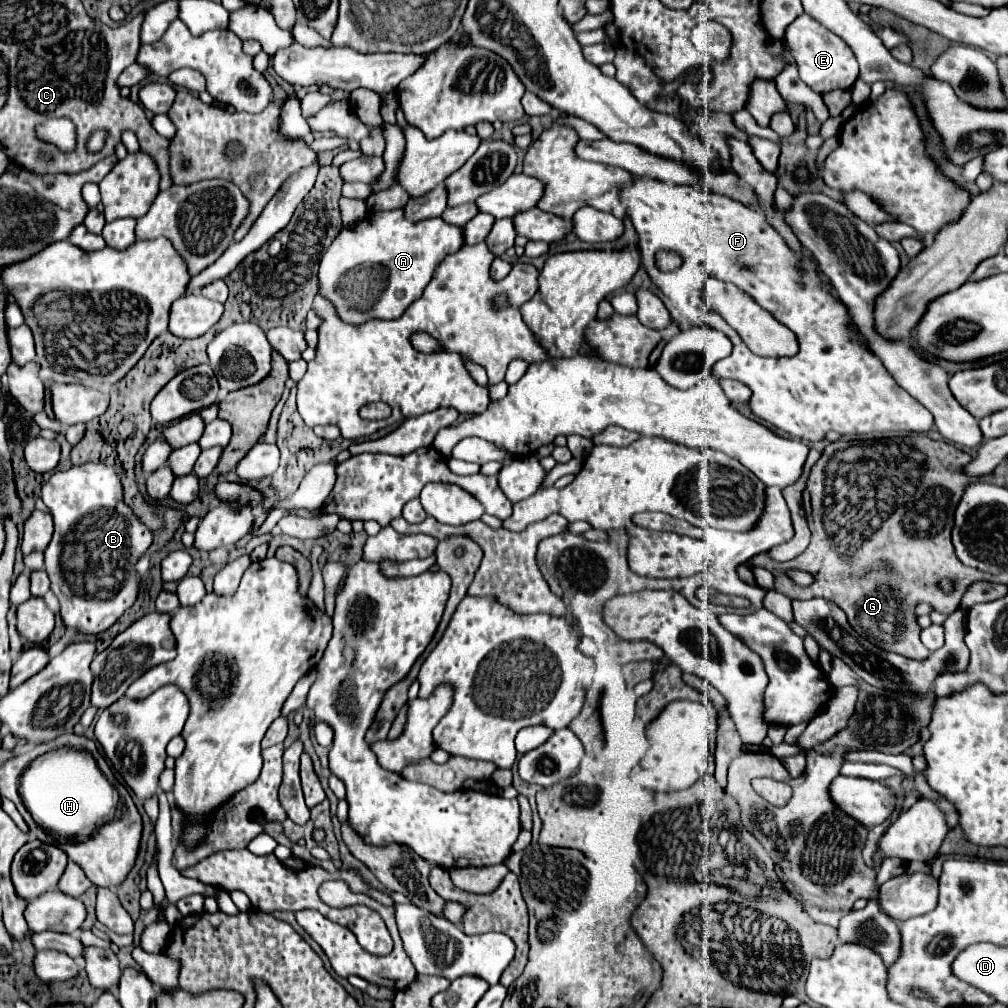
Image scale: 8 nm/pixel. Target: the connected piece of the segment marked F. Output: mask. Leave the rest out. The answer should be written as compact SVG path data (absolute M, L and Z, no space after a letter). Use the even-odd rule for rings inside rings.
M633 176L631 184L621 188L619 194L627 216L631 218L637 234L639 234L639 246L643 256L643 268L649 274L651 282L677 306L677 310L687 316L693 324L707 324L711 328L717 328L725 332L733 342L733 352L729 358L719 360L713 366L713 376L717 380L731 378L747 384L753 390L751 398L751 412L755 418L765 420L781 430L785 430L791 436L797 436L801 440L817 442L827 432L835 430L843 436L847 434L871 434L871 432L913 432L923 434L933 428L933 416L923 408L915 398L911 398L883 368L883 362L867 352L849 332L847 332L847 310L839 300L829 296L813 270L813 264L805 256L793 254L785 240L765 222L761 212L749 210L745 204L735 202L721 194L709 194L703 186L681 186L681 184L669 184L655 178L645 176ZM657 250L677 250L683 256L683 266L673 272L659 272L655 268L655 252ZM767 254L771 256L771 272L769 279L767 270L759 270L759 256ZM741 266L747 266L743 270ZM705 276L715 276L723 282L733 282L739 288L743 288L747 294L755 298L757 304L761 304L765 310L769 310L779 322L783 322L799 340L799 352L791 358L763 358L753 354L747 344L739 338L739 334L723 320L721 314L717 314L713 308L705 304L703 298L703 282Z

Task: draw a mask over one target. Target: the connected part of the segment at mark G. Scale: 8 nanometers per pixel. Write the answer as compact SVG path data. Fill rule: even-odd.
M895 436L881 440L855 440L845 442L837 440L825 446L819 462L813 466L807 488L803 490L803 508L809 522L811 544L797 558L779 564L771 560L767 554L755 556L751 562L755 566L767 568L775 576L775 592L789 596L791 600L811 600L811 598L829 598L833 600L849 618L849 624L855 632L861 632L875 646L881 646L889 652L903 654L907 658L923 660L929 656L929 650L921 644L915 618L915 604L927 602L933 610L949 616L959 608L961 596L973 582L991 580L993 576L979 572L975 568L967 568L955 556L951 544L951 528L953 528L953 512L963 496L963 488L975 478L967 478L961 474L961 468L971 460L959 446L949 442L935 442L927 436ZM879 562L891 562L897 574L885 576L883 572L873 572L873 576L859 576L859 570L867 566L877 566ZM785 568L803 568L815 576L815 582L807 588L791 582L783 570ZM943 576L951 576L955 580L955 590L951 594L943 594L937 588L937 580ZM873 636L901 636L891 642L875 640Z

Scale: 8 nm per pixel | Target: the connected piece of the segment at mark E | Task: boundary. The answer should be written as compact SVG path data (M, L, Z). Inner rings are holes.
M803 14L799 16L799 20L791 22L791 26L787 26L785 30L783 40L793 60L797 62L801 80L817 94L827 94L839 89L846 90L855 84L859 76L859 68L853 52L847 48L847 44L843 44L843 40L839 40L839 36L835 36L833 32L827 32L827 28L811 20L811 16Z

